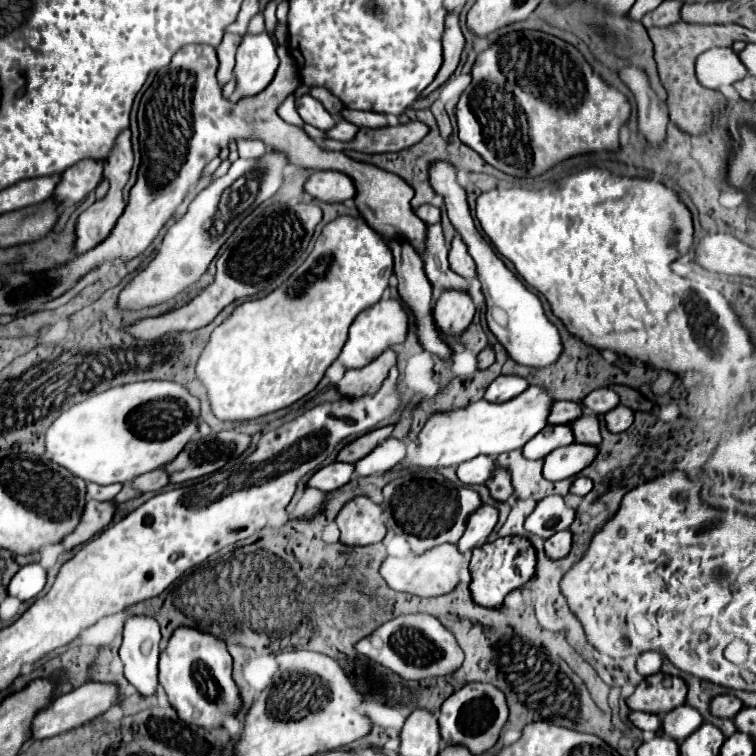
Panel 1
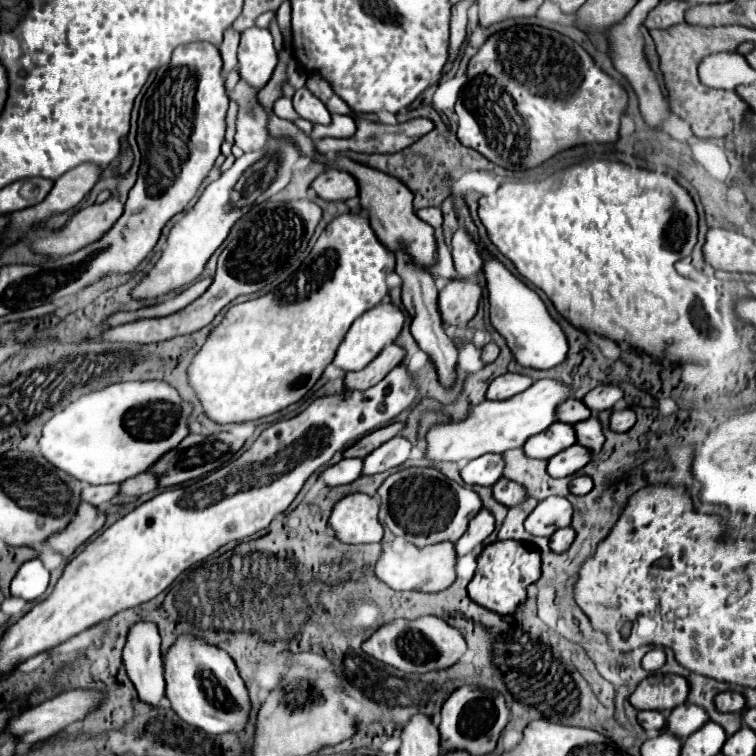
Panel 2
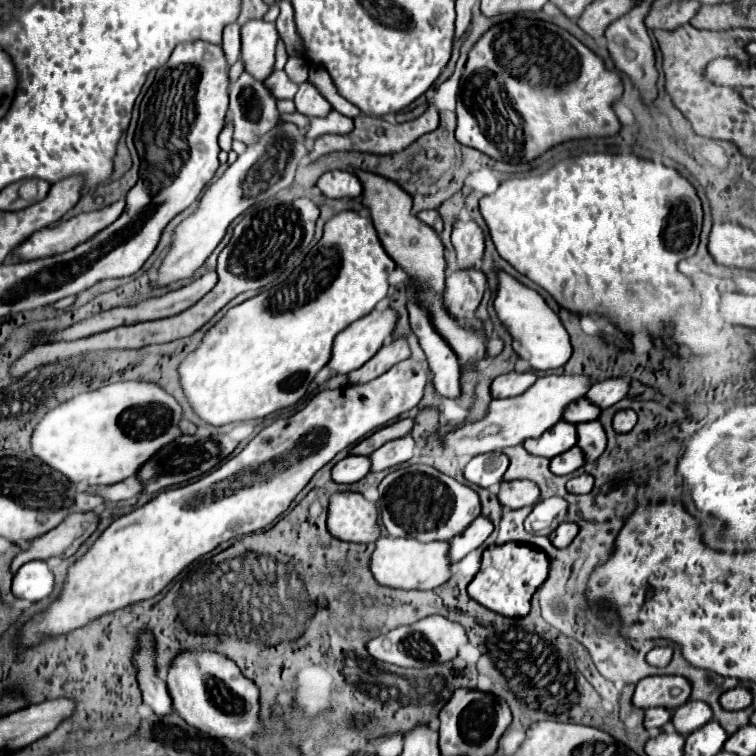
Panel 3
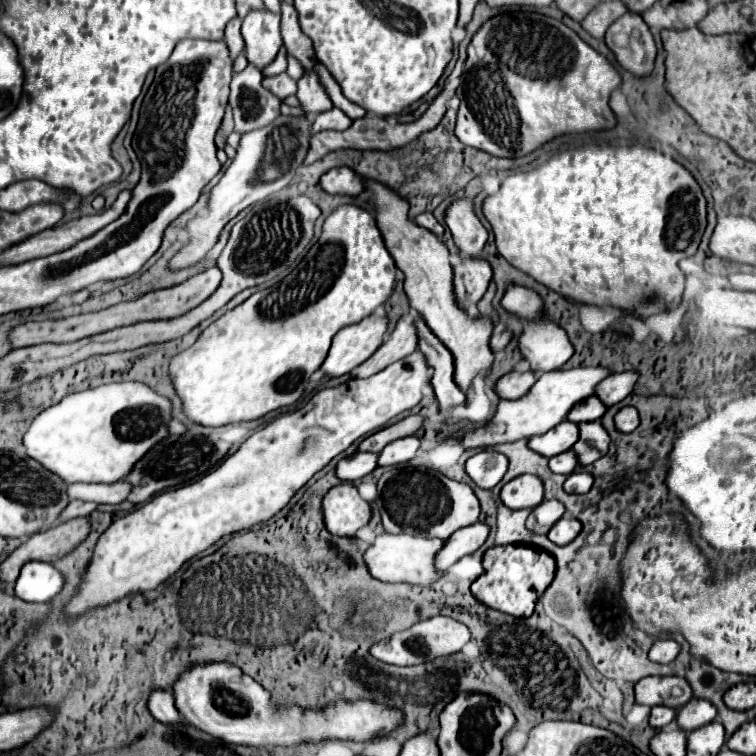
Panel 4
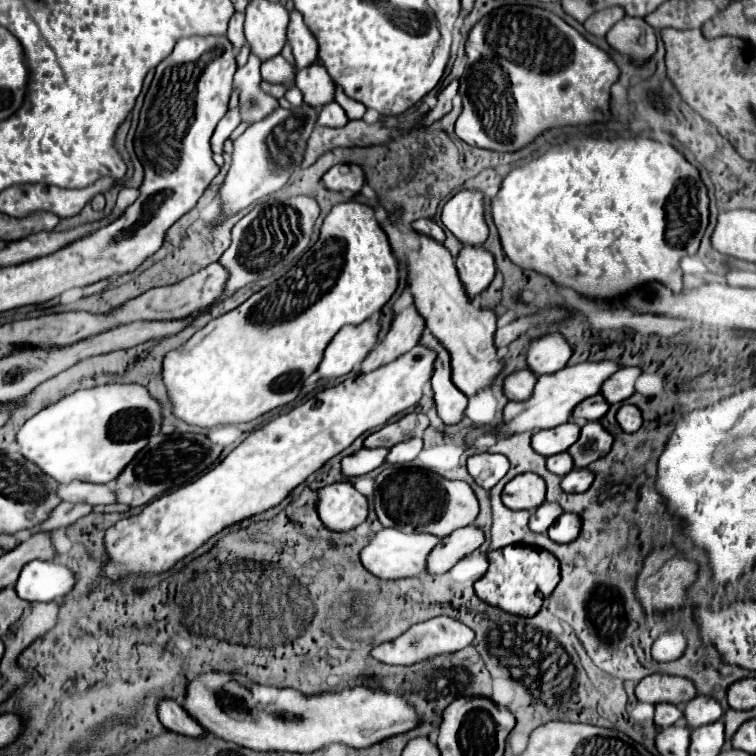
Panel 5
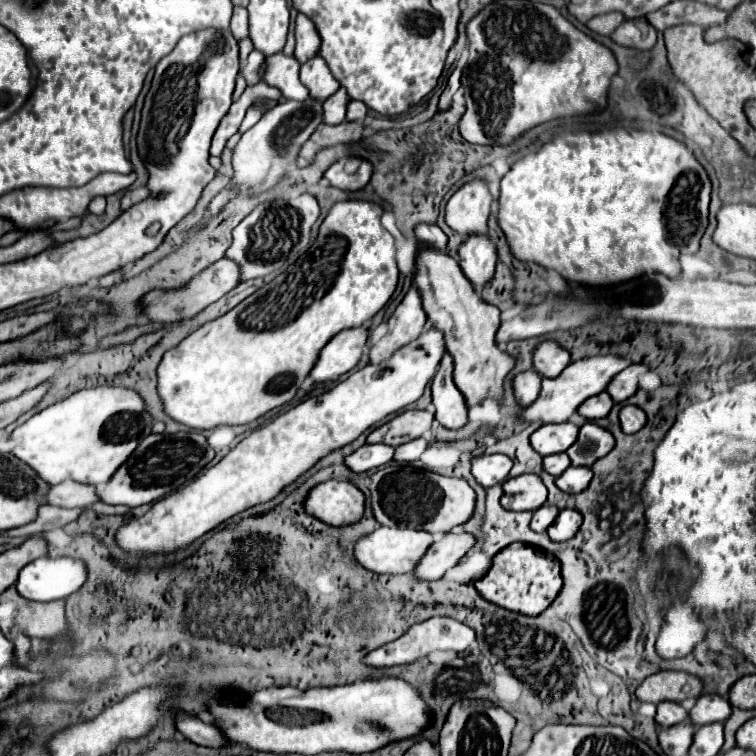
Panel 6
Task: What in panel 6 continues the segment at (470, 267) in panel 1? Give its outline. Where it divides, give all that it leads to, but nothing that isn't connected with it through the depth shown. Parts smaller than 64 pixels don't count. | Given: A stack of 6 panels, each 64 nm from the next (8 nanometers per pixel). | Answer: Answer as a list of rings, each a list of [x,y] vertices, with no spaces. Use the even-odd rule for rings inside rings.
[[[484,180],[464,184],[446,204],[446,224],[462,236],[482,236],[488,232],[486,220],[490,214],[492,196]]]

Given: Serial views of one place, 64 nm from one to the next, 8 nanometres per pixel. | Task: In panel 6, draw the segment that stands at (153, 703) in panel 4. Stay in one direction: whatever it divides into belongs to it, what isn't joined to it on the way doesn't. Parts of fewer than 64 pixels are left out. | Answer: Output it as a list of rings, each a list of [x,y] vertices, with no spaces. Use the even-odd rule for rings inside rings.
[[[178,712],[174,716],[174,726],[176,730],[192,740],[194,744],[200,744],[200,746],[210,746],[210,748],[220,748],[226,744],[226,738],[224,734],[214,726],[214,724],[204,724],[200,718],[196,716],[190,716],[190,714],[182,714]]]

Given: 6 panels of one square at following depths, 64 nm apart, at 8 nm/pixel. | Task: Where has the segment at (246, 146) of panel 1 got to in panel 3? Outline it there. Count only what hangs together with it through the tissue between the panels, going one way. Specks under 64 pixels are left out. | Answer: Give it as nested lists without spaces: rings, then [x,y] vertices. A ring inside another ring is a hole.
[[[240,76],[230,86],[230,112],[234,116],[234,140],[254,144],[278,122],[276,98],[252,76]]]

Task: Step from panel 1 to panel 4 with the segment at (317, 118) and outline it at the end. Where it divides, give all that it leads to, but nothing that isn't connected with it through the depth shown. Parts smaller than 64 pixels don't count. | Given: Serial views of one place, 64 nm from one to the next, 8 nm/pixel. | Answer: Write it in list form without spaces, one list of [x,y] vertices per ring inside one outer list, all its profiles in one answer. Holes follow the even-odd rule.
[[[306,72],[300,80],[298,80],[298,94],[296,94],[300,106],[304,112],[308,112],[310,116],[316,116],[320,112],[326,112],[332,108],[332,102],[328,98],[328,94],[324,92],[324,86],[320,84],[318,76],[314,72]]]

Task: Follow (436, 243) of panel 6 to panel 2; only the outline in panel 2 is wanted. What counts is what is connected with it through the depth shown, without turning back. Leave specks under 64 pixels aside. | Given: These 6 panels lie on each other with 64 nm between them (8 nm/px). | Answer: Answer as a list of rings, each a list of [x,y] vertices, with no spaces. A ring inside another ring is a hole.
[[[424,208],[416,212],[424,222],[428,222],[432,228],[440,228],[442,226],[442,212],[440,208]]]

